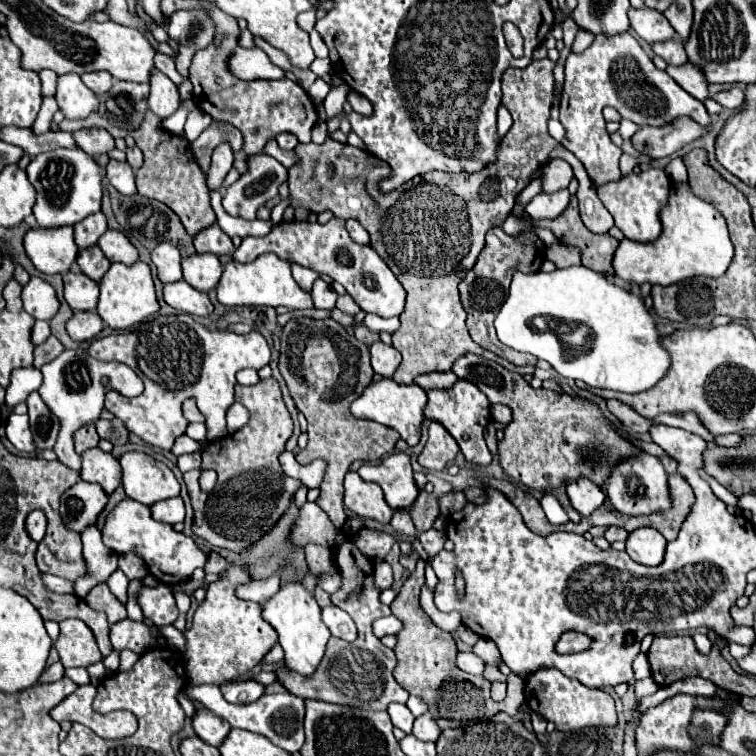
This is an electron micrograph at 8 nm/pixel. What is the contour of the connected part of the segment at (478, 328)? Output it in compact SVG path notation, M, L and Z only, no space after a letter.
M495 227L495 229L487 231L485 247L477 257L477 263L465 275L465 279L459 283L461 303L467 311L467 327L469 327L471 337L475 339L475 343L493 351L495 355L511 361L511 363L515 363L515 365L535 365L537 359L533 355L527 355L527 353L511 351L507 345L499 343L499 339L495 335L493 319L499 313L501 303L507 299L507 289L509 289L509 281L511 281L513 271L519 269L523 273L535 273L541 269L543 259L545 259L545 245L533 231L523 231L521 235L511 237L511 235L503 233L501 227Z

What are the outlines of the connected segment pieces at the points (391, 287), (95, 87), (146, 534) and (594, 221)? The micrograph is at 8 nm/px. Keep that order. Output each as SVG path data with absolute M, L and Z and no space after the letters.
M333 217L323 225L317 221L281 221L279 225L273 225L265 237L245 237L241 247L233 253L233 259L239 263L249 263L261 255L261 249L267 249L285 261L309 267L319 275L329 275L335 283L341 283L355 299L355 303L367 313L375 313L379 317L395 317L401 315L405 307L405 289L395 279L387 263L371 245L355 243L345 229L345 221L339 217Z
M107 71L83 73L81 79L83 79L83 83L85 83L95 95L103 95L103 93L113 85L113 77L111 77Z
M131 499L121 501L107 517L103 527L103 543L119 555L129 551L139 553L145 559L149 573L165 585L175 585L189 579L195 569L205 569L205 563L209 561L209 555L203 553L191 537L177 533L171 525L155 521L147 505Z
M561 147L554 149L550 155L550 160L556 158L565 159L575 171L575 177L579 181L579 191L577 191L579 211L581 211L581 219L583 219L585 227L593 233L607 233L613 227L613 219L611 219L609 211L603 207L603 203L599 201L595 185L587 177L587 173L583 169L583 163L569 150Z

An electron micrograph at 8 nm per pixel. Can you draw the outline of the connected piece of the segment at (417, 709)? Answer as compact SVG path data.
M411 695L405 705L407 705L409 711L413 713L413 717L419 717L419 715L423 715L423 713L427 711L427 703L425 703L421 697L417 697L417 695Z

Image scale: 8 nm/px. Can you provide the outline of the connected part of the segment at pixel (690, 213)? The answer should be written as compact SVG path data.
M679 183L669 191L667 205L661 209L661 225L663 231L659 239L651 243L635 243L623 239L615 251L613 267L617 277L629 283L659 283L659 285L673 285L683 279L691 279L697 275L707 277L721 277L729 261L733 257L733 245L729 241L727 225L723 215L709 205L707 201L699 199L689 183Z

